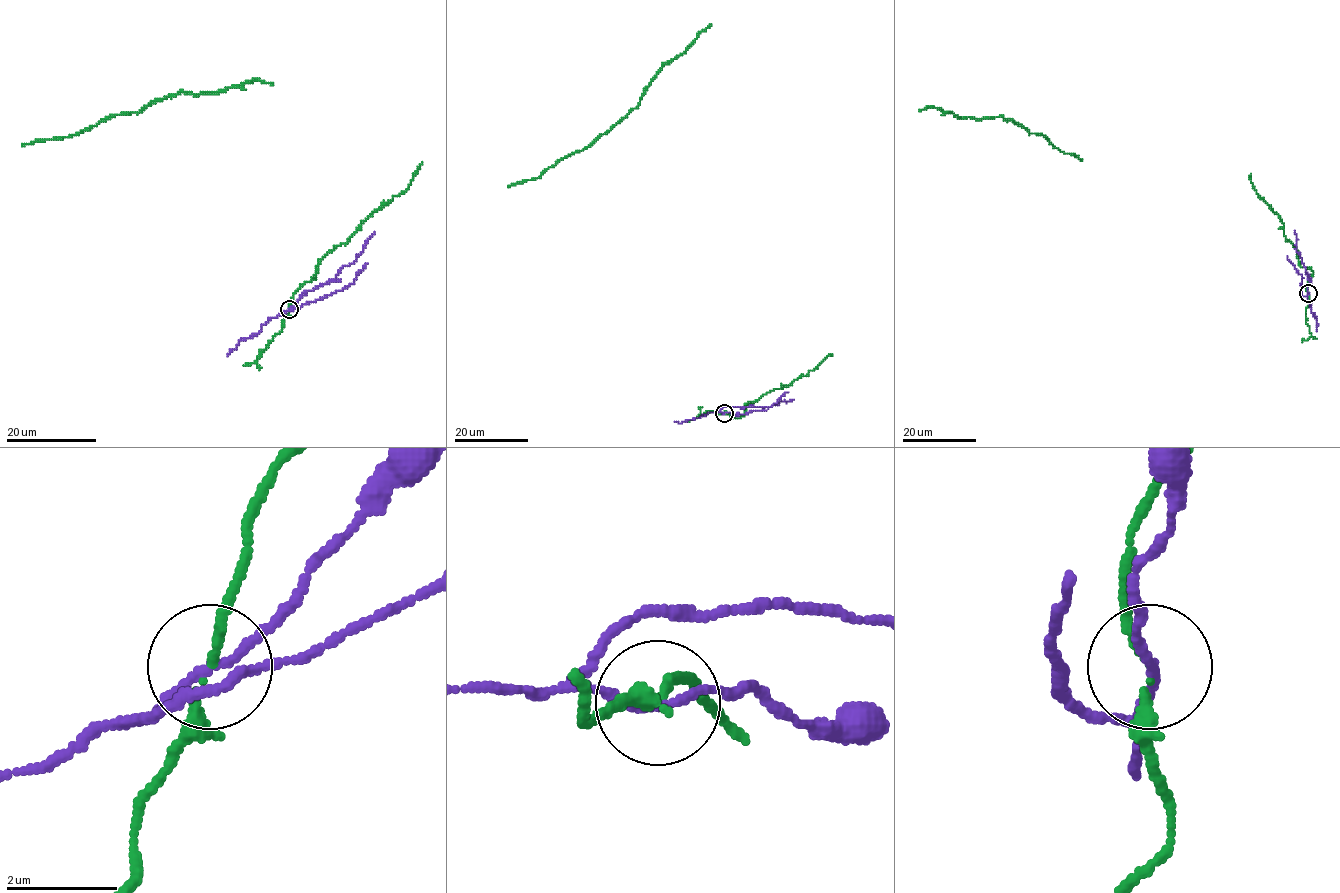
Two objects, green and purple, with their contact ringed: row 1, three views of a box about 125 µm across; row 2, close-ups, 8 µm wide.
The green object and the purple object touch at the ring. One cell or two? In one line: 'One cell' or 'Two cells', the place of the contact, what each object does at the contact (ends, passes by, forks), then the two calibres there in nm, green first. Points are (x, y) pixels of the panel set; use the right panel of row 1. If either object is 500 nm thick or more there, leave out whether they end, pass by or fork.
Two cells. Place: (1308, 293). At the ring green passes by. At the ring purple passes by. Thickness 140 nm (green) against 140 nm

